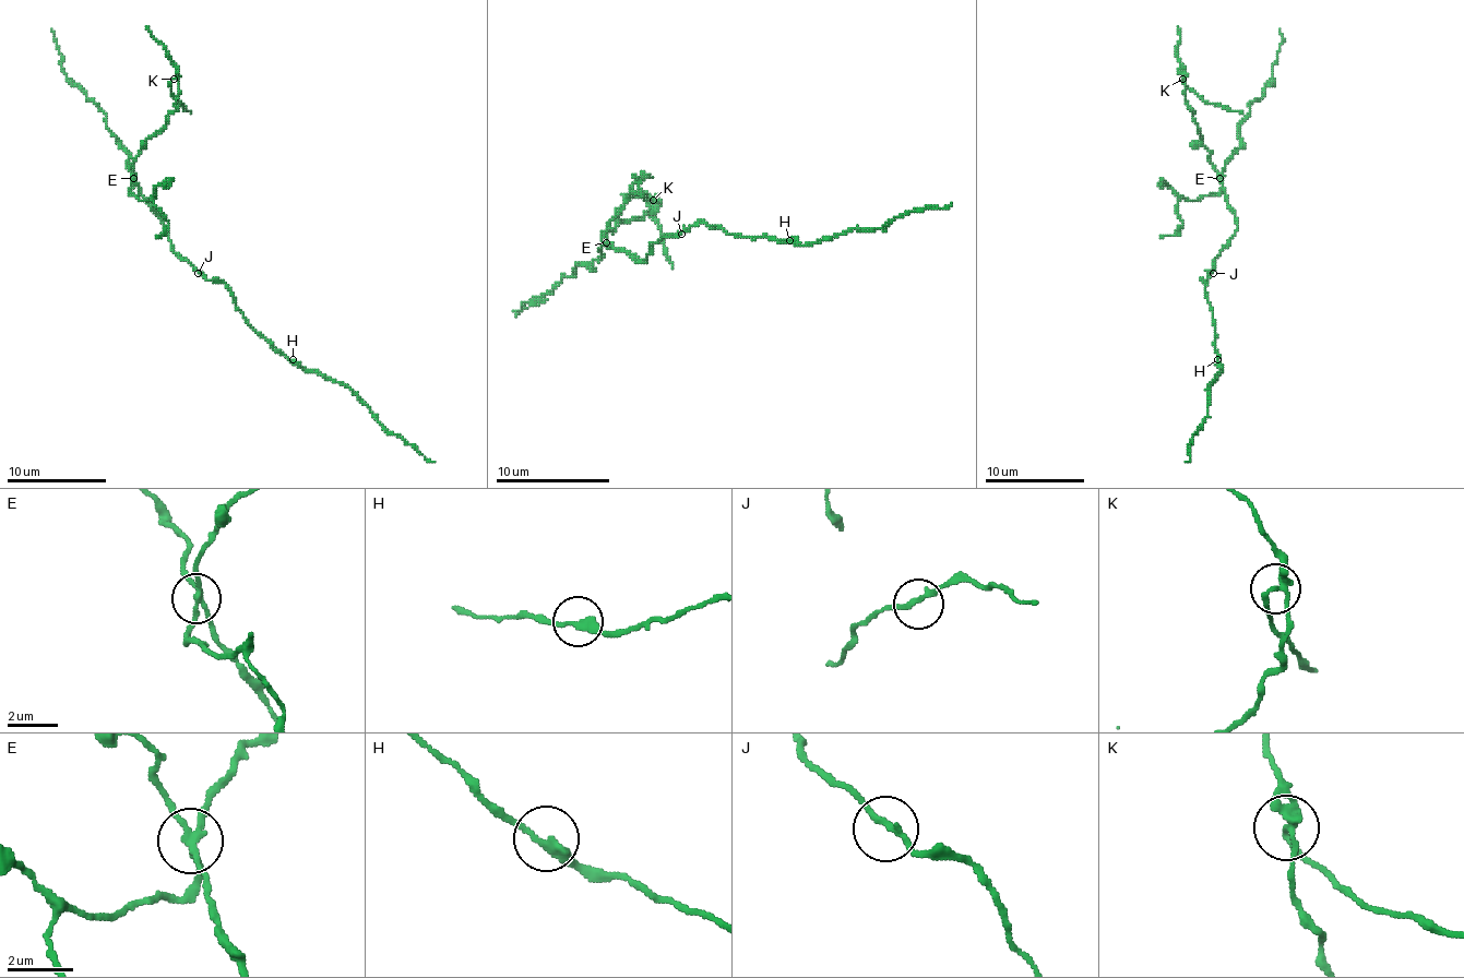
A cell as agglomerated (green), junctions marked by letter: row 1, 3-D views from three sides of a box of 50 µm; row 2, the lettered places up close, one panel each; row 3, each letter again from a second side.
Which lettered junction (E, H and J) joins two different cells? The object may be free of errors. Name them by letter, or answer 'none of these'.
E

